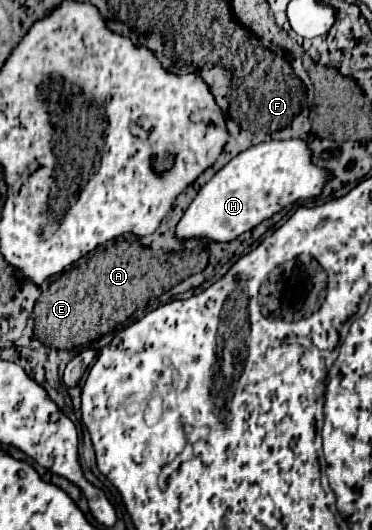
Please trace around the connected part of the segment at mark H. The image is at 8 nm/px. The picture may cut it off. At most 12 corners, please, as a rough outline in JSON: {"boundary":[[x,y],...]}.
{"boundary":[[305,140],[261,142],[199,190],[179,240],[227,244],[317,198]]}

